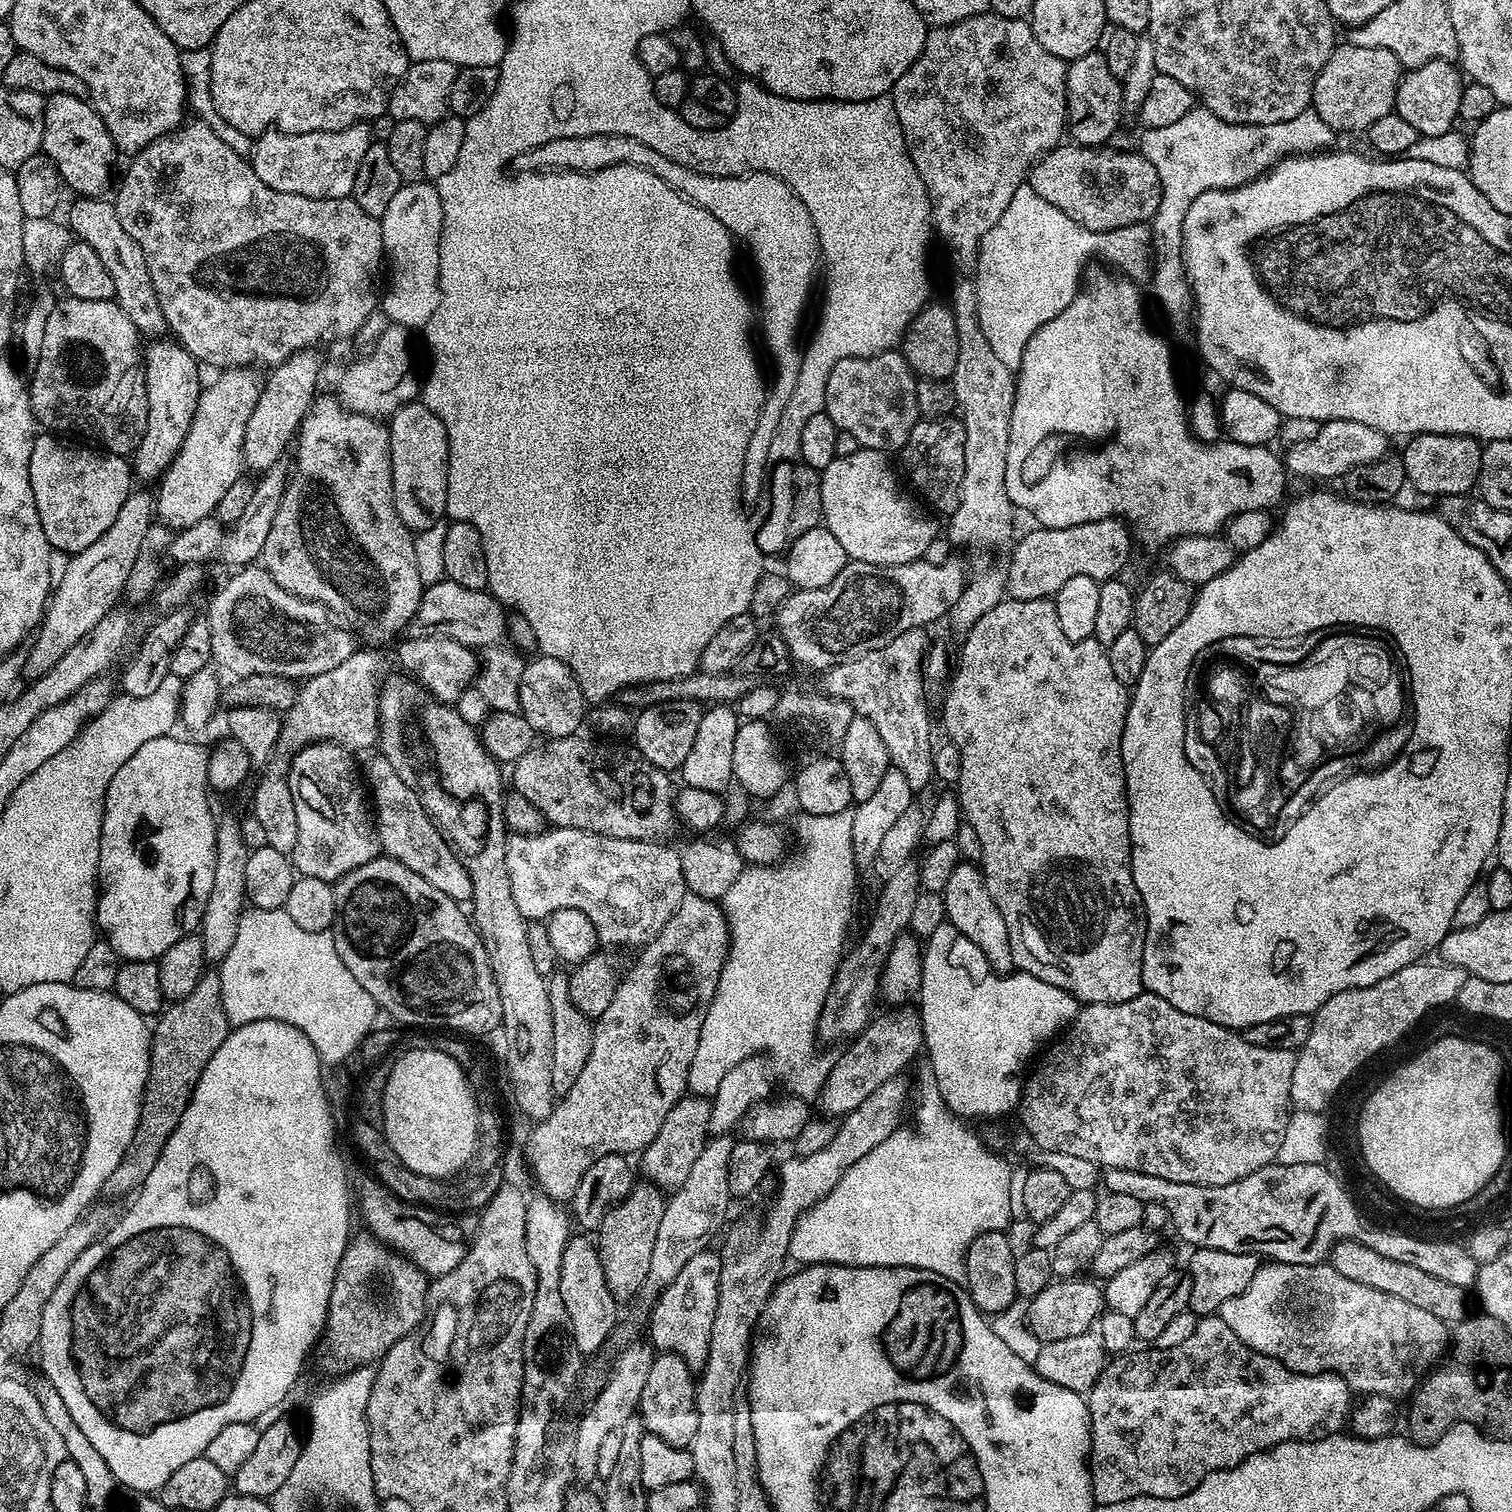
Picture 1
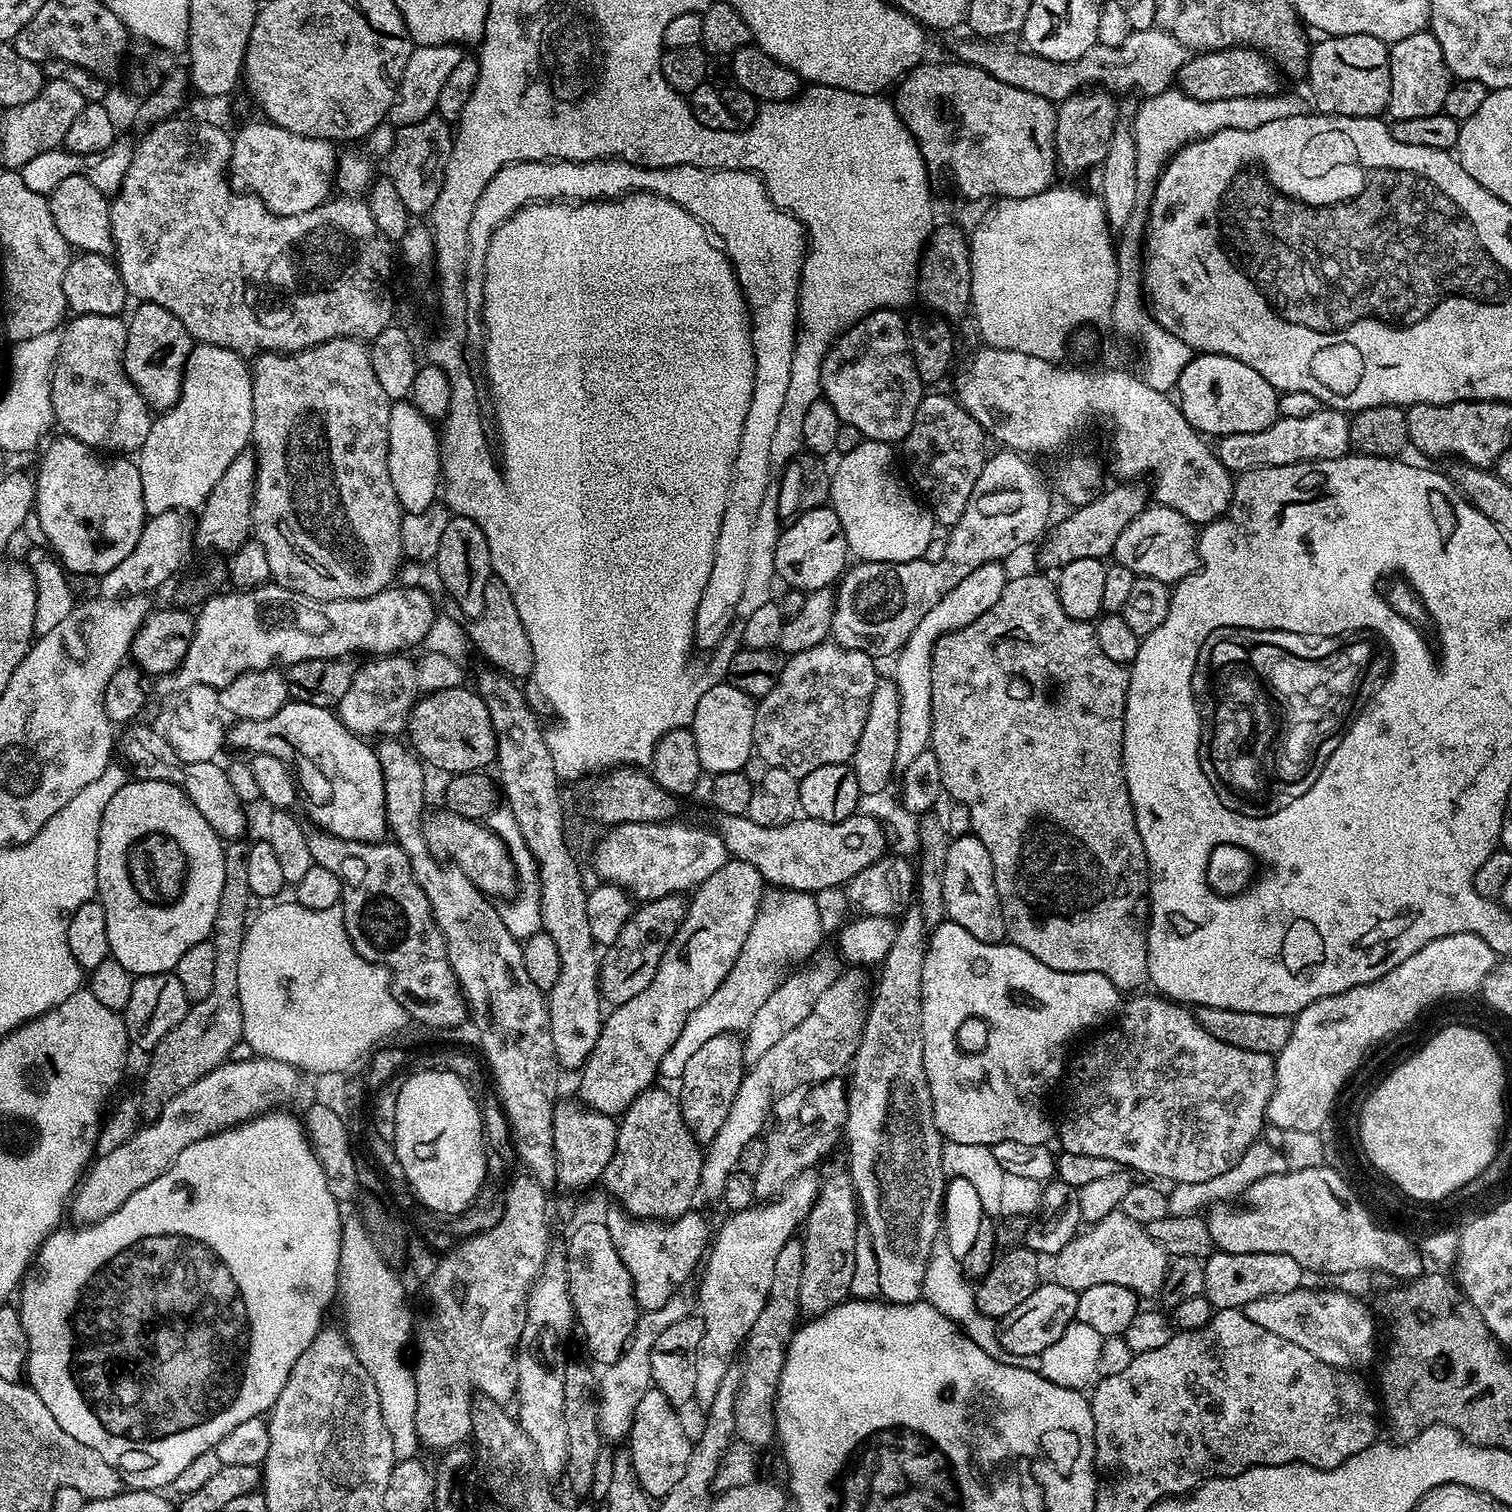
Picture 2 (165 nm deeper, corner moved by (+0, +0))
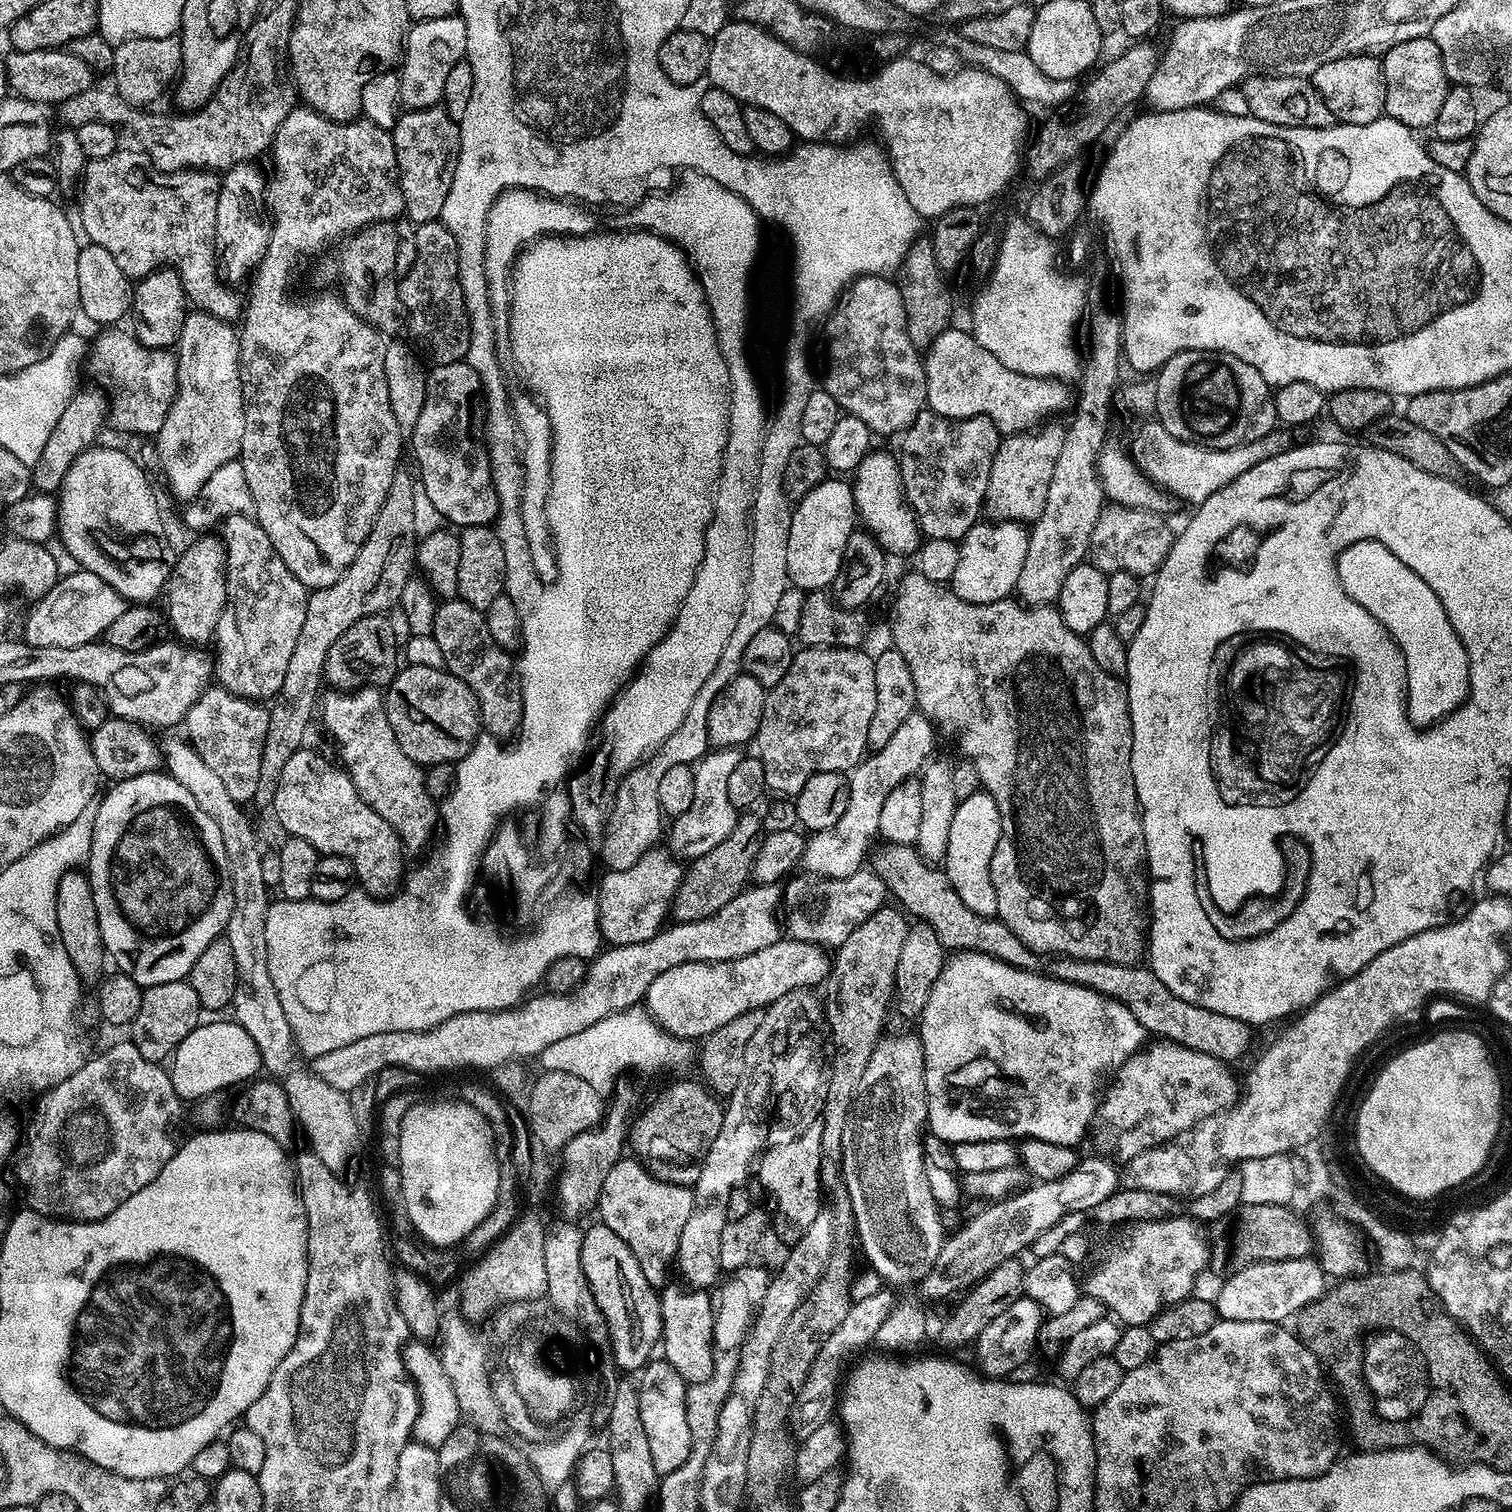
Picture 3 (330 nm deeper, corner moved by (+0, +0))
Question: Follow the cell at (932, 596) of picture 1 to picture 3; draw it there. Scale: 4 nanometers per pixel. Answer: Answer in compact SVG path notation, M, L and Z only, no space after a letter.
M1056 422L1039 430L1017 432L1003 437L990 466L990 478L984 494L983 511L996 522L1033 522L1042 514L1050 489L1055 459L1061 453L1065 429Z

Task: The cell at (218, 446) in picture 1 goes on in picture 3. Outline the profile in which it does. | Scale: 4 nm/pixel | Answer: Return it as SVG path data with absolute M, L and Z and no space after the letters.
M79 570L57 579L41 600L31 605L32 613L24 624L22 639L30 646L62 646L73 648L99 641L126 607L126 601L114 586L102 582L94 574Z

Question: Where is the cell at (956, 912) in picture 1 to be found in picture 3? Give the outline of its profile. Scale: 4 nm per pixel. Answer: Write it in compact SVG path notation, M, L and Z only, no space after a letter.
M983 790L971 794L964 801L957 803L951 819L949 842L942 861L942 870L948 875L950 886L966 904L979 916L996 916L998 898L990 878L990 862L1000 837L1000 815L998 806L990 793Z

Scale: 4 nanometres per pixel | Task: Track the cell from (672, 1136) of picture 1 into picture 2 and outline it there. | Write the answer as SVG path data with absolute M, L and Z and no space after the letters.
M723 1032L708 1042L702 1042L701 1049L694 1054L694 1058L690 1058L684 1072L678 1077L678 1099L684 1115L684 1125L697 1141L712 1140L718 1132L722 1122L726 1120L730 1102L734 1102L734 1094L744 1078L745 1071L741 1037L730 1032Z

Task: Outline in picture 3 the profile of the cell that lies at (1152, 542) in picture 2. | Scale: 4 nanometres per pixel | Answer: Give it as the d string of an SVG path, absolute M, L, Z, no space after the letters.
M1109 503L1098 514L1098 520L1089 535L1087 555L1090 562L1103 572L1129 572L1138 578L1151 577L1162 566L1172 549L1174 528L1159 512L1147 512Z

